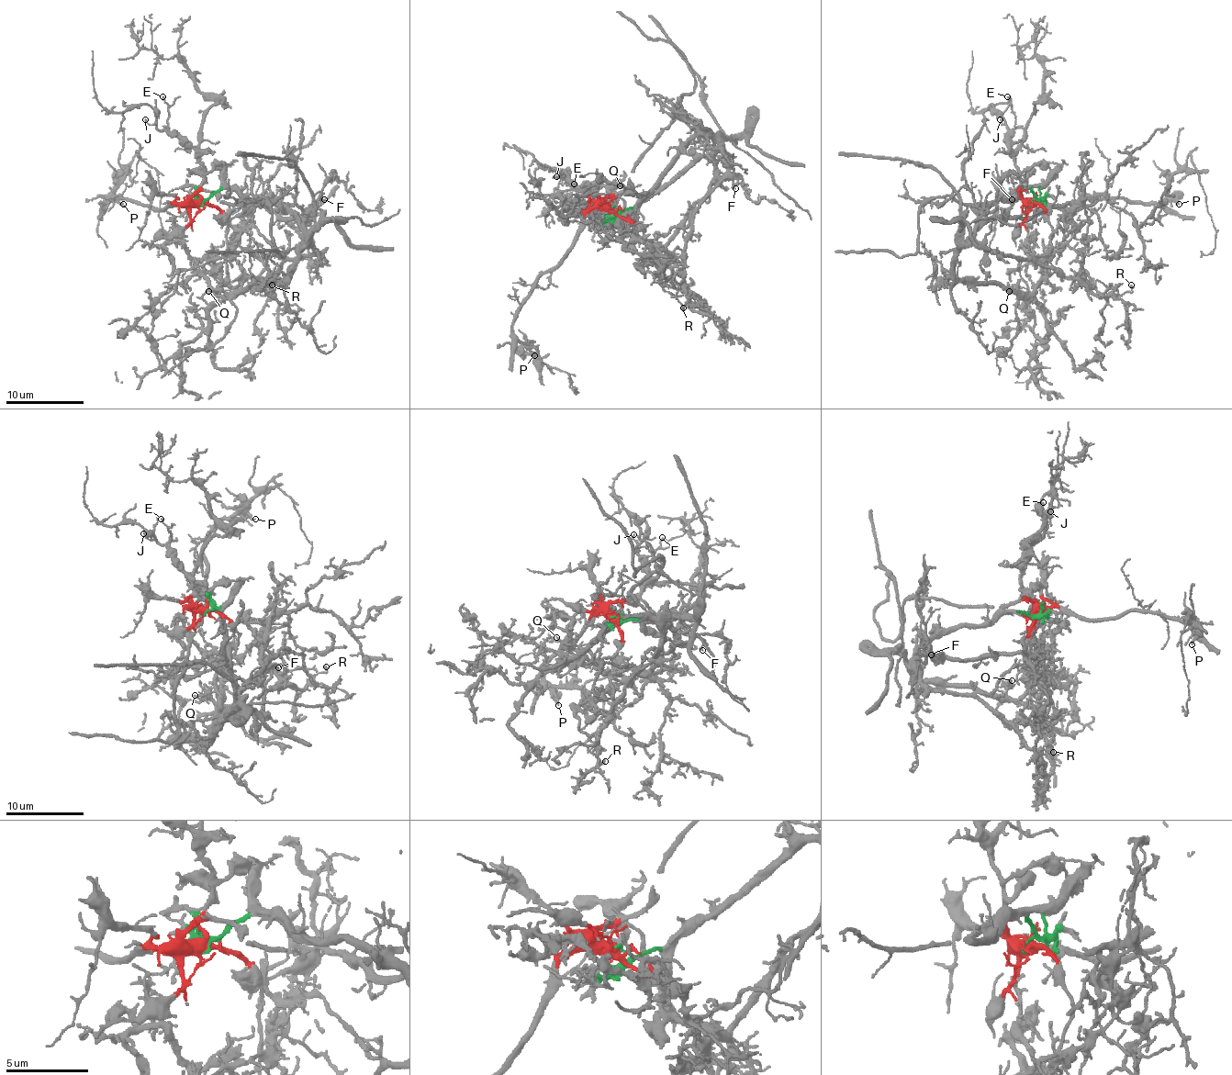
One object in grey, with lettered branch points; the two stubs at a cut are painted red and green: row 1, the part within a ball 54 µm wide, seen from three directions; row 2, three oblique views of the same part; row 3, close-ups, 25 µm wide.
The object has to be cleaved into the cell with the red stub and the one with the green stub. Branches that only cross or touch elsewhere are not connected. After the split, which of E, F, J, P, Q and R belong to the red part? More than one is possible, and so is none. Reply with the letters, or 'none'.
E, J, P

